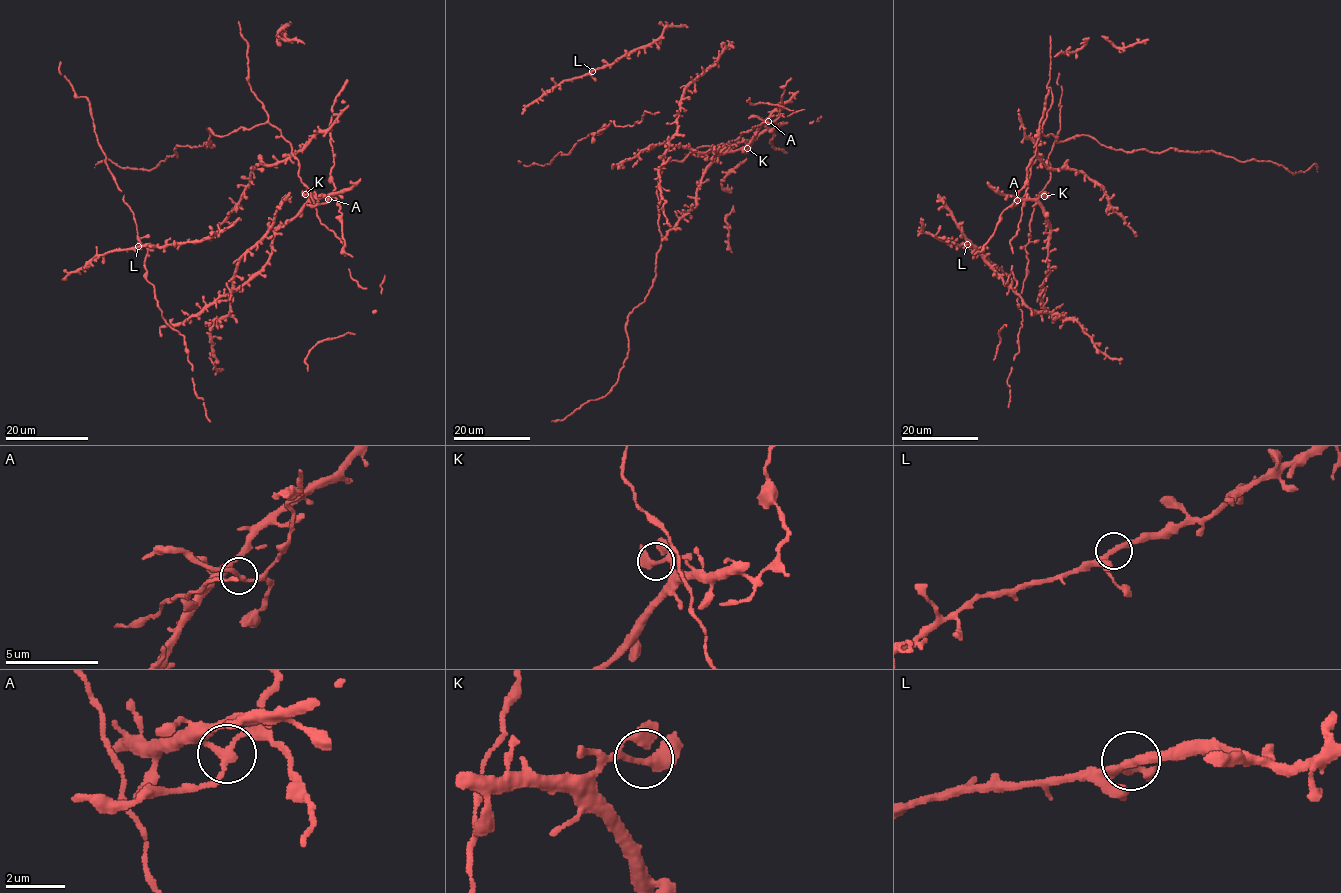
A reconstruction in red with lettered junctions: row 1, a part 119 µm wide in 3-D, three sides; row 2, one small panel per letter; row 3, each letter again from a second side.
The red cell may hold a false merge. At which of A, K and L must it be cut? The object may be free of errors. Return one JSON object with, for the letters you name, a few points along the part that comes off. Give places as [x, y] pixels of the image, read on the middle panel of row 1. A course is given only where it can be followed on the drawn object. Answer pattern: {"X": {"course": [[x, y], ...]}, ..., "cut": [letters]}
{"A": {"course": [[769, 121], [774, 123], [770, 142], [786, 153]]}, "cut": ["A"]}

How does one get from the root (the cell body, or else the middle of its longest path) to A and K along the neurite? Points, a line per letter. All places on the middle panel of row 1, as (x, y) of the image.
A: (737, 150), (749, 141), (764, 122), (769, 121)
K: (737, 150), (750, 142), (747, 148)

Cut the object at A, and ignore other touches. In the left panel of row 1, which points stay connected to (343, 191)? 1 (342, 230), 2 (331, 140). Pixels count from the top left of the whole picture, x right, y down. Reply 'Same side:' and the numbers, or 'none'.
Same side: none

